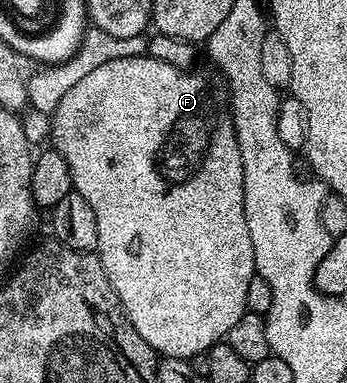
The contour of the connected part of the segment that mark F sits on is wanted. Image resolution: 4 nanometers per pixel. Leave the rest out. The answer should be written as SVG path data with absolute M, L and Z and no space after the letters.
M148 53L123 57L115 61L107 61L107 65L99 65L99 69L91 69L91 73L87 73L87 77L83 77L83 81L79 81L73 88L67 89L67 93L63 93L56 111L52 112L51 115L51 119L53 119L52 146L63 157L67 169L71 169L73 190L80 193L83 201L87 201L87 205L91 205L92 211L95 212L95 225L99 225L99 241L97 242L95 251L101 257L101 264L107 273L107 281L111 285L113 292L117 295L117 300L120 301L121 307L125 310L125 315L131 321L135 333L139 333L139 337L143 337L143 341L147 341L147 345L154 353L167 359L191 360L194 357L201 357L208 352L214 343L224 340L228 336L230 329L235 326L235 321L239 321L239 317L247 314L245 309L247 305L247 285L255 278L255 249L251 249L251 233L247 233L247 217L243 209L243 163L241 161L241 154L239 153L239 141L235 137L233 113L229 110L229 92L225 76L220 73L214 73L212 70L209 70L210 72L195 70L181 70L161 60L153 59Z

